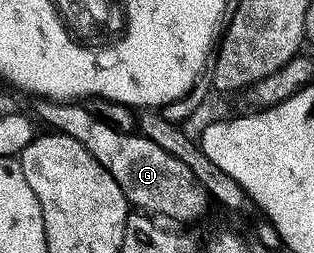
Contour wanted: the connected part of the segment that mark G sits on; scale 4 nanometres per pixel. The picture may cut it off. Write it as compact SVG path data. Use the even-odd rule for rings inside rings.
M40 98L32 102L37 111L36 119L50 124L48 127L52 131L63 132L82 144L109 171L111 178L119 182L130 205L136 206L140 211L169 222L177 222L173 220L197 220L211 205L209 193L197 181L195 174L191 174L191 170L187 170L187 166L179 162L179 158L167 154L163 146L155 146L155 142L151 142L146 136L136 131L120 133L113 130L81 102L61 103L59 100Z

